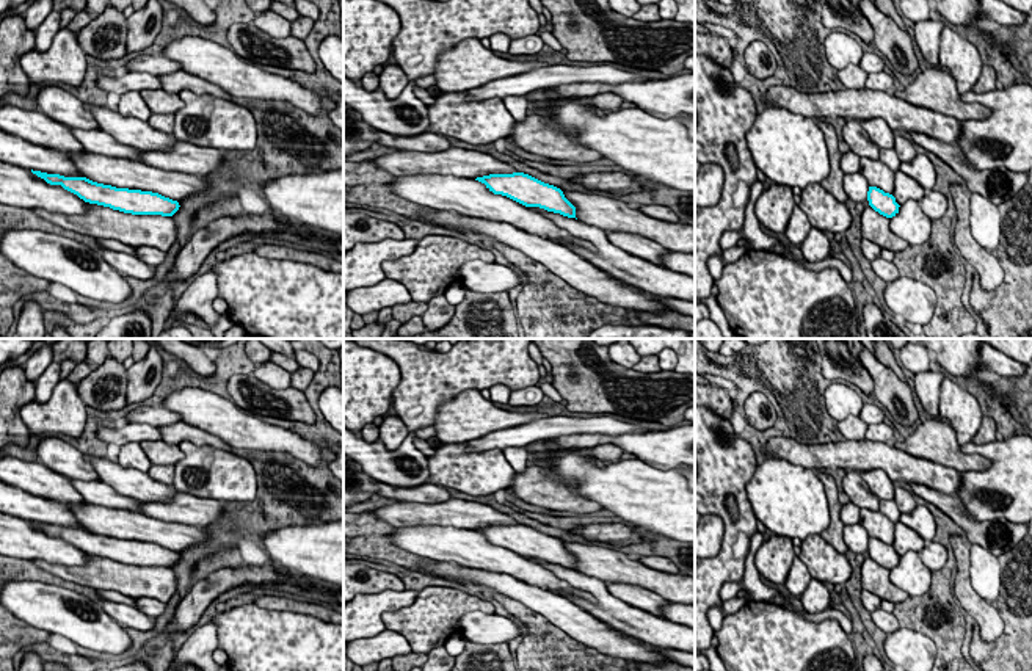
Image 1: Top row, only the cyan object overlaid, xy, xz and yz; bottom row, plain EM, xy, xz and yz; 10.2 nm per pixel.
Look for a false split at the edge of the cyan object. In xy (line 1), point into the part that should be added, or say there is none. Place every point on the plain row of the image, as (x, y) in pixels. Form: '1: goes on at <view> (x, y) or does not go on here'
1: does not go on here

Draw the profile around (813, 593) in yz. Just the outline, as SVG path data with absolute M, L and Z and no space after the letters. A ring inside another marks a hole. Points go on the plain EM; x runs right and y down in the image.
M795 557L786 579L786 588L792 597L798 597L809 615L828 610L831 593L825 583L812 579L805 563Z

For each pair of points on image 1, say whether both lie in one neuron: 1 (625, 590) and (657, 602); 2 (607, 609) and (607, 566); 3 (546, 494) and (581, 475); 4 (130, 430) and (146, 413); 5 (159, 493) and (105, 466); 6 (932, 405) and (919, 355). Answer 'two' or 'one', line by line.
1: one
2: two
3: two
4: one
5: one
6: one

